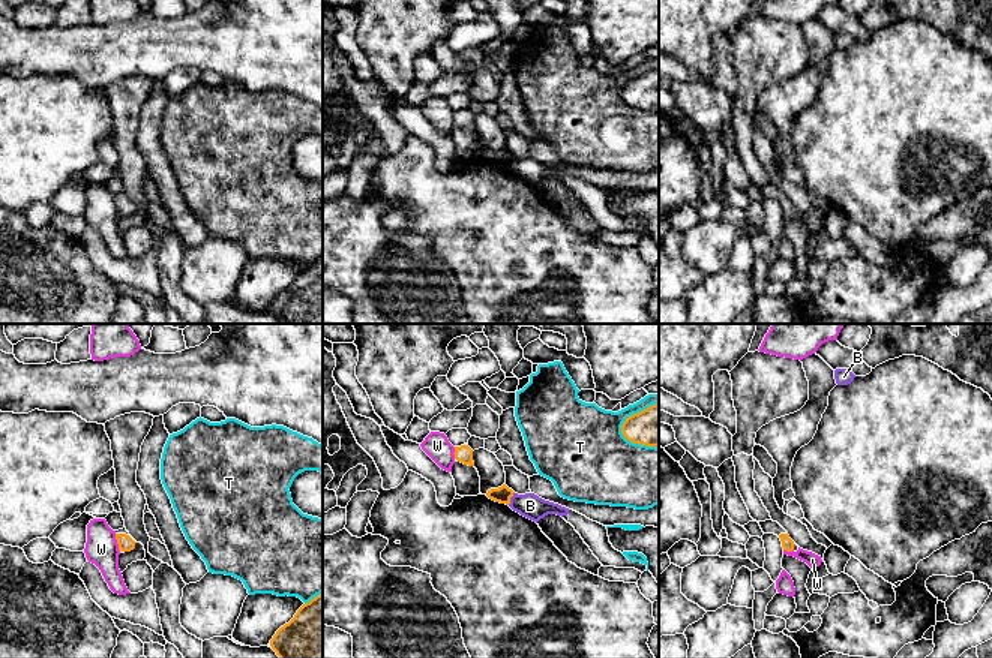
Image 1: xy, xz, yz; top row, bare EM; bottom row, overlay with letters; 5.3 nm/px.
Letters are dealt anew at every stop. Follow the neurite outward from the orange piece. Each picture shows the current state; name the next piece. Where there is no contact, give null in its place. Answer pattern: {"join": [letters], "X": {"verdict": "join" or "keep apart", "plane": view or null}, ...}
{"join": [], "B": {"verdict": "keep apart", "plane": "xz"}, "T": {"verdict": "keep apart", "plane": "xz"}, "W": {"verdict": "keep apart", "plane": "xy"}}

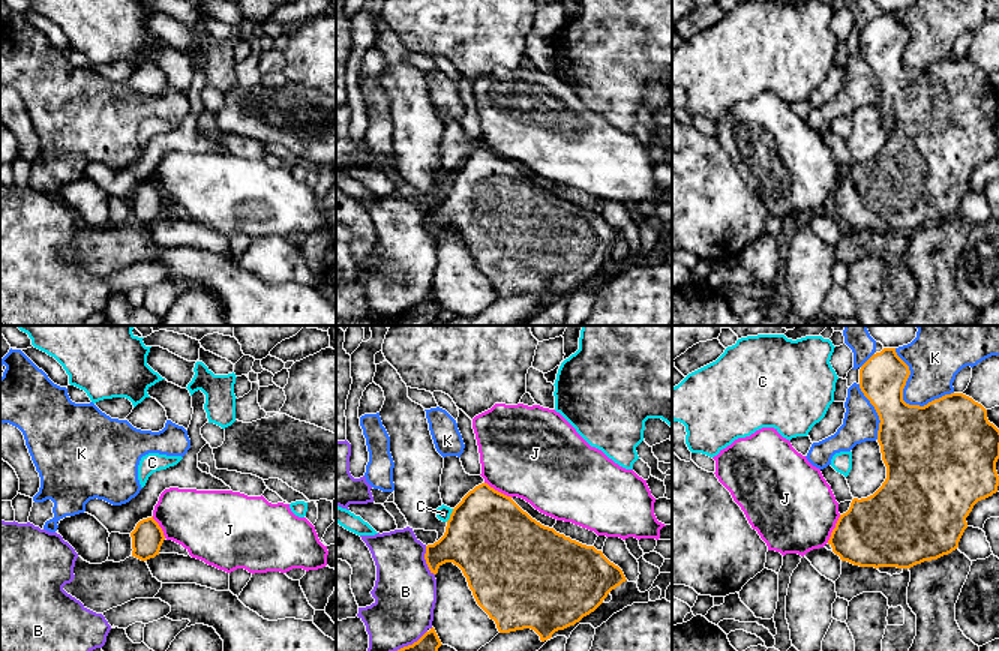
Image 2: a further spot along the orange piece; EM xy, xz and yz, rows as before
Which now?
{"join": [], "B": {"verdict": "keep apart", "plane": "xz"}, "C": {"verdict": "keep apart", "plane": "xz"}, "J": {"verdict": "keep apart", "plane": "yz"}, "K": {"verdict": "keep apart", "plane": "yz"}}

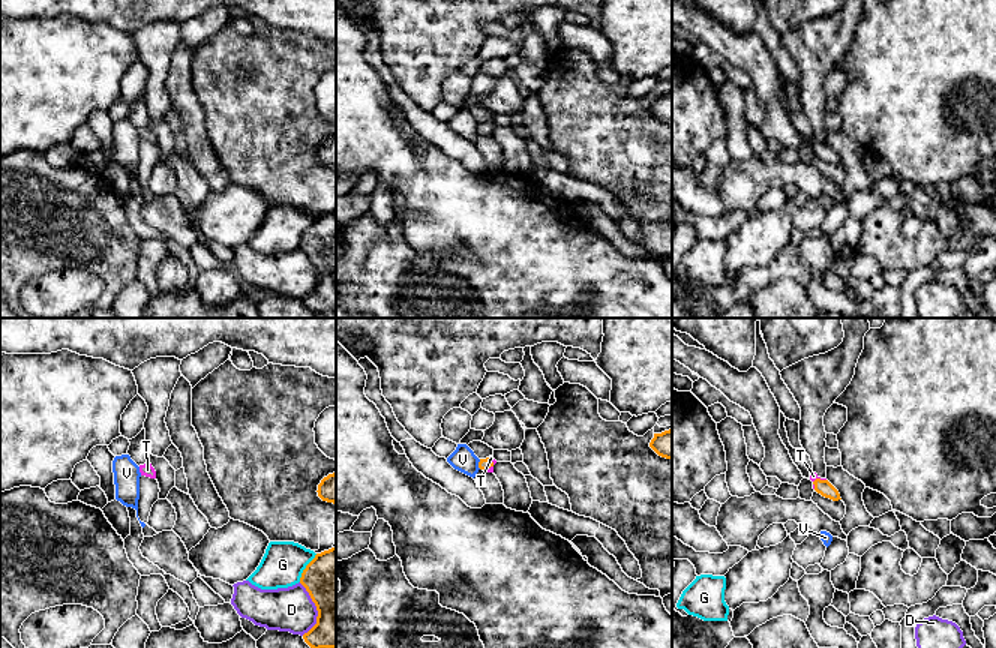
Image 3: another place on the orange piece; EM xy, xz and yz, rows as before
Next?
{"join": ["T"], "D": {"verdict": "keep apart", "plane": "xy"}, "G": {"verdict": "keep apart", "plane": "xy"}, "T": {"verdict": "join", "plane": "yz"}, "V": {"verdict": "keep apart", "plane": "xz"}}

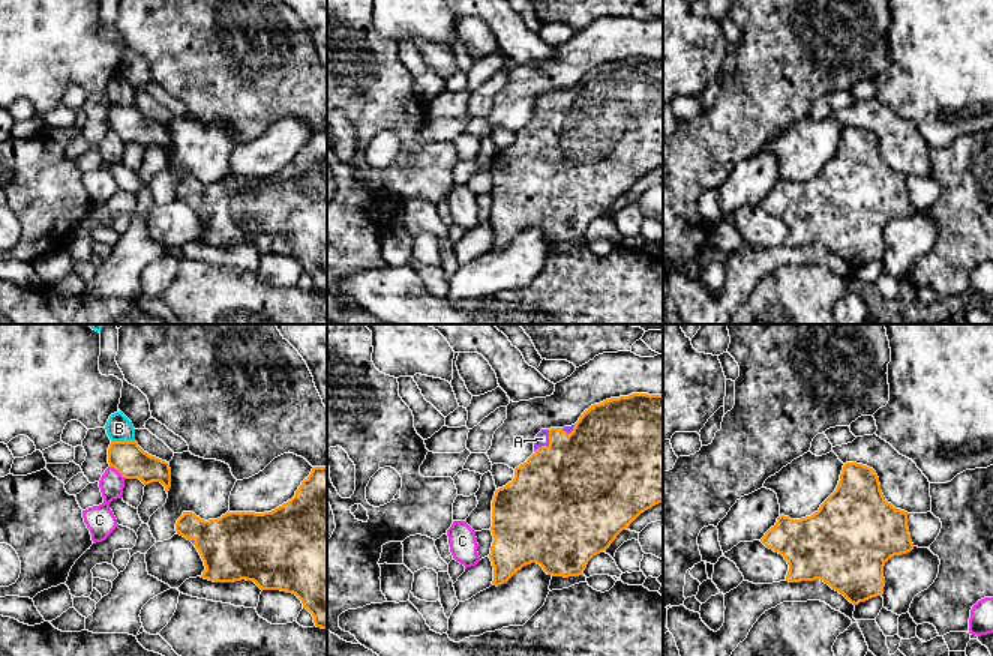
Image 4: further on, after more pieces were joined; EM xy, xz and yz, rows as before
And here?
{"join": ["A"], "A": {"verdict": "join", "plane": "xz"}, "B": {"verdict": "keep apart", "plane": "xy"}, "C": {"verdict": "keep apart", "plane": "xy"}}

